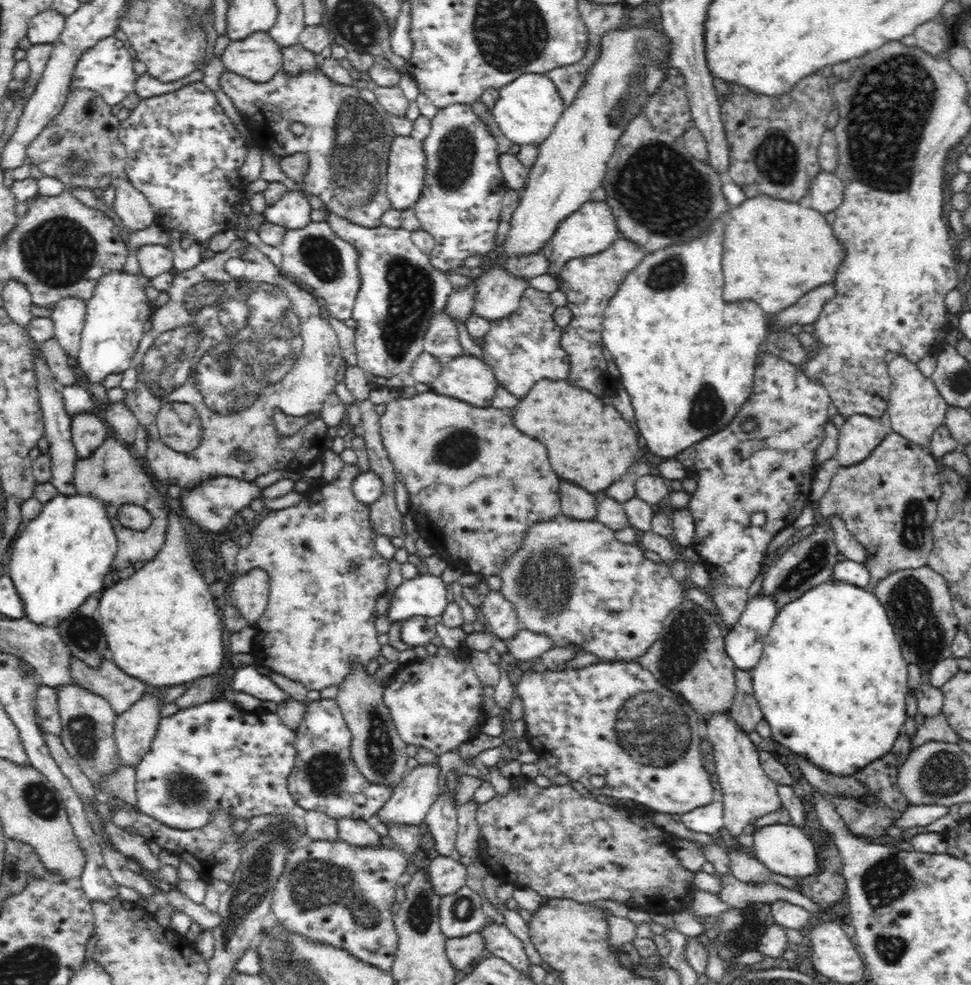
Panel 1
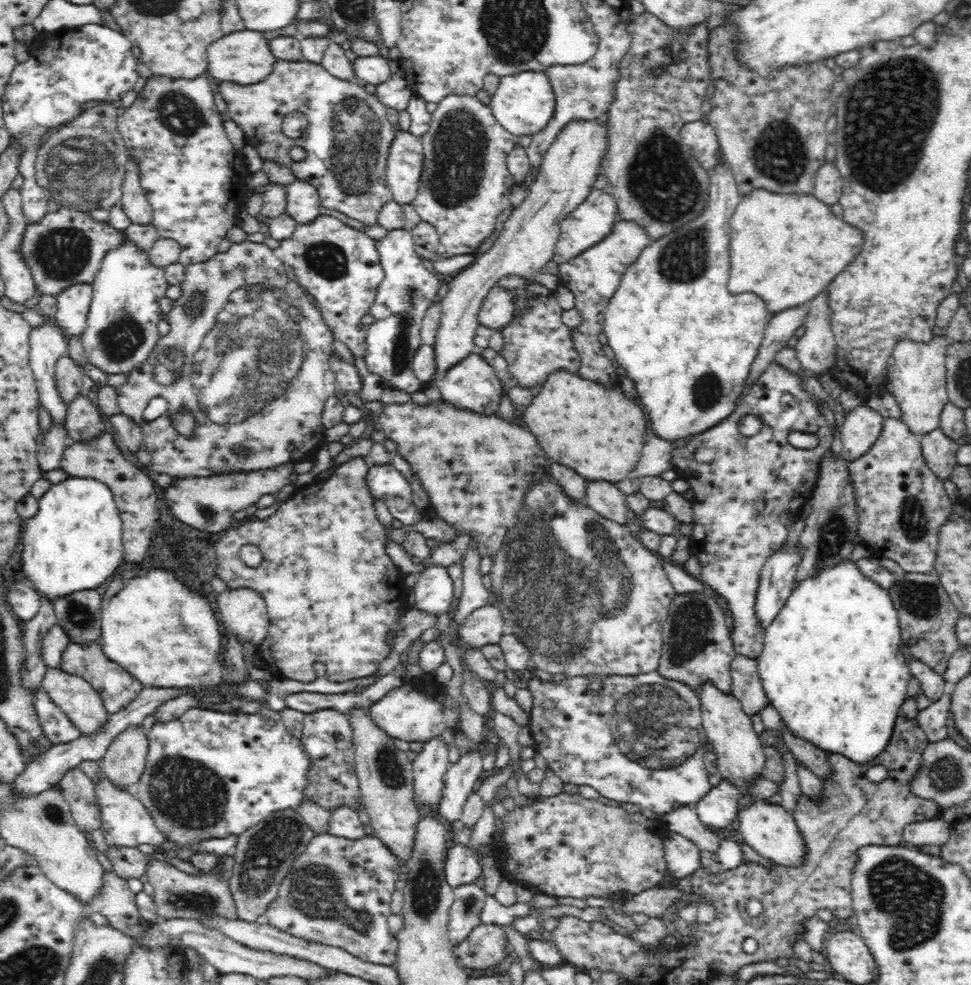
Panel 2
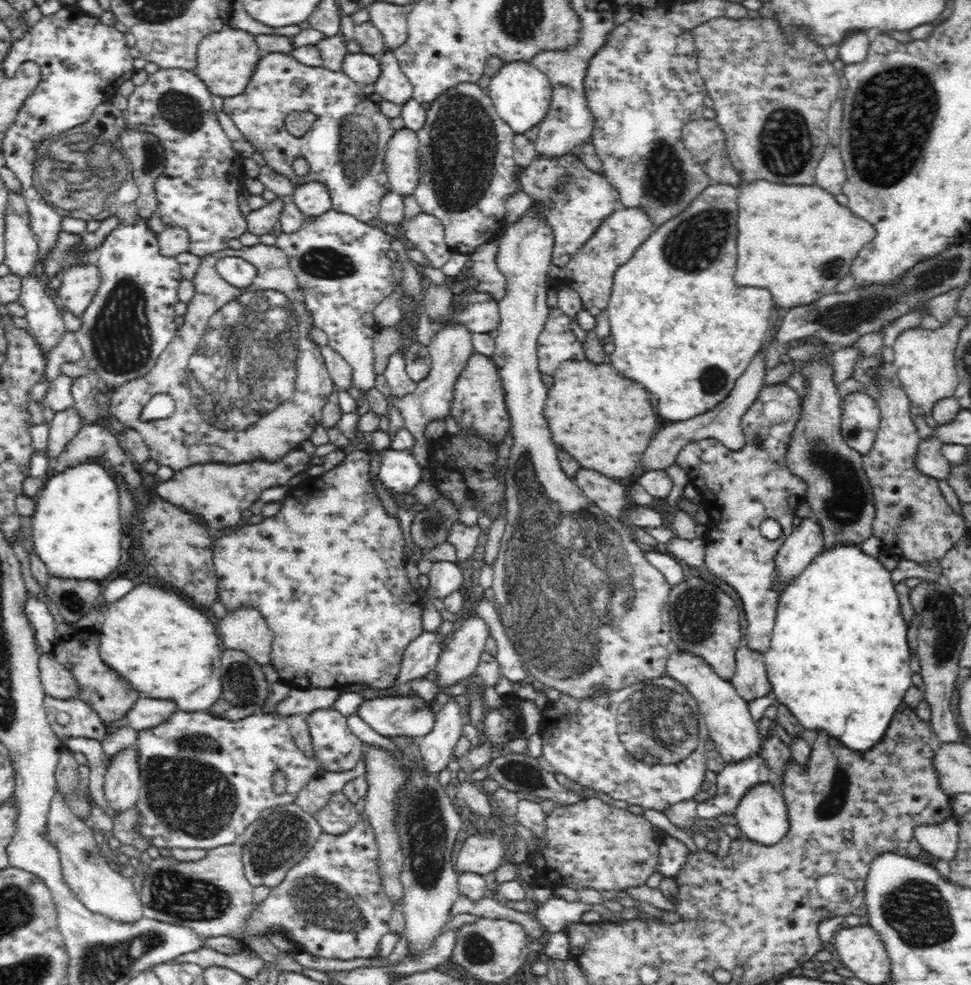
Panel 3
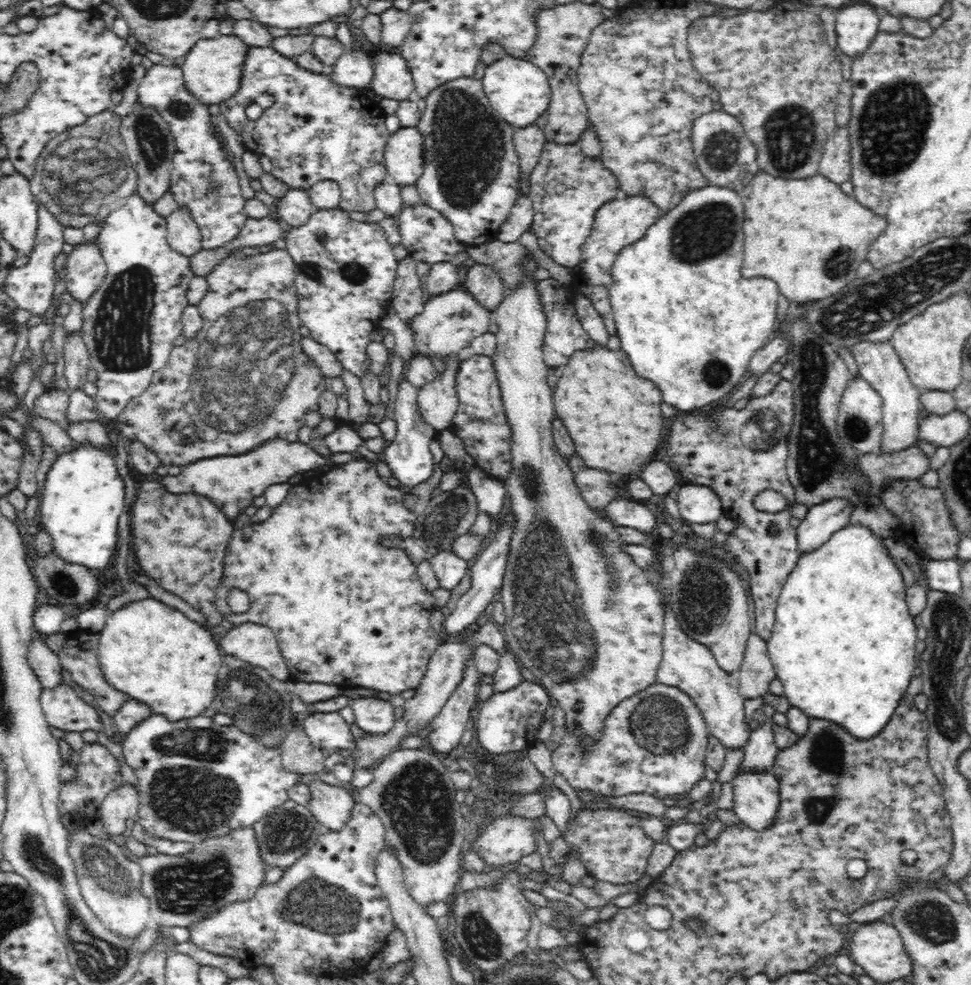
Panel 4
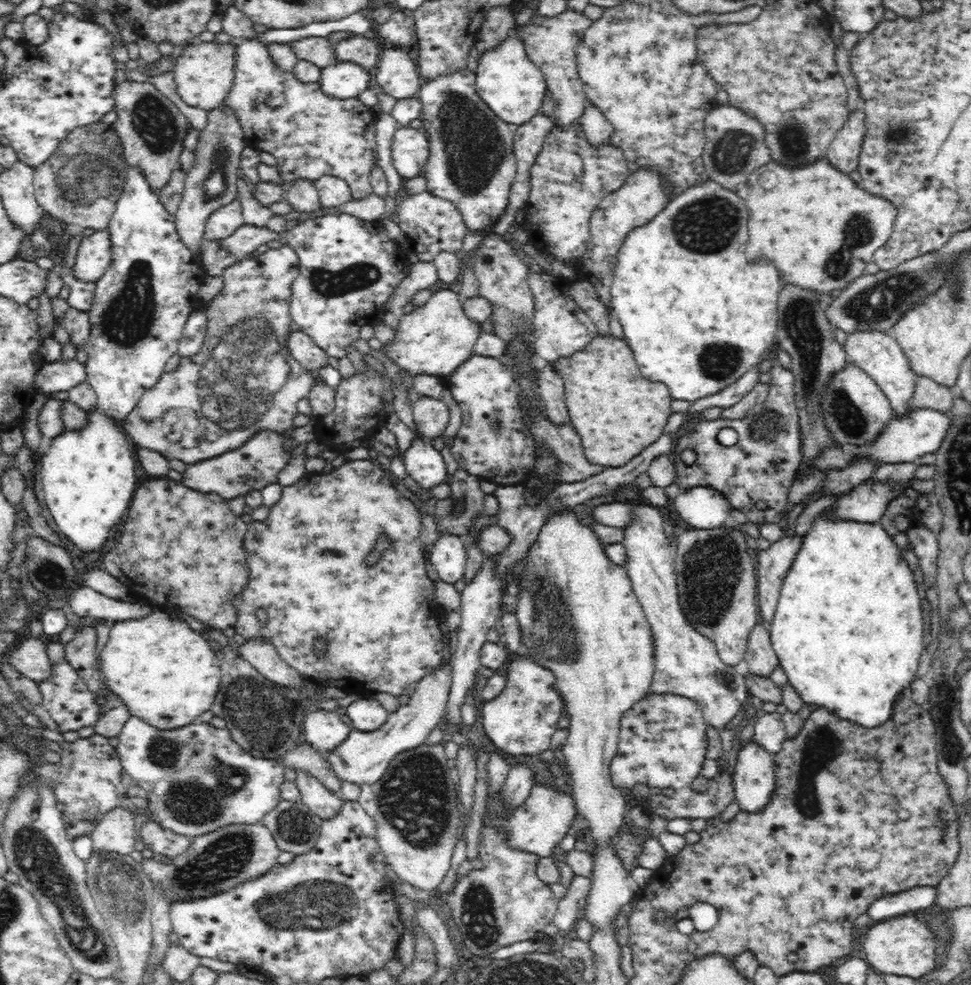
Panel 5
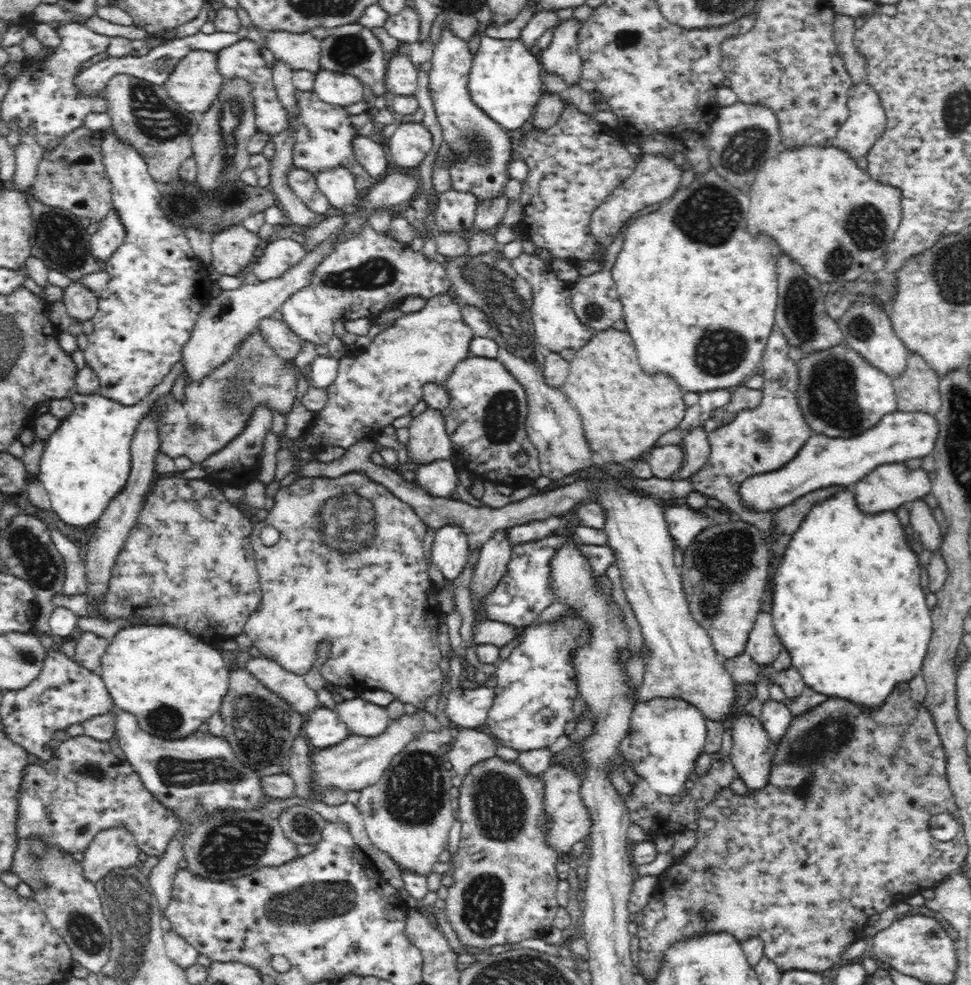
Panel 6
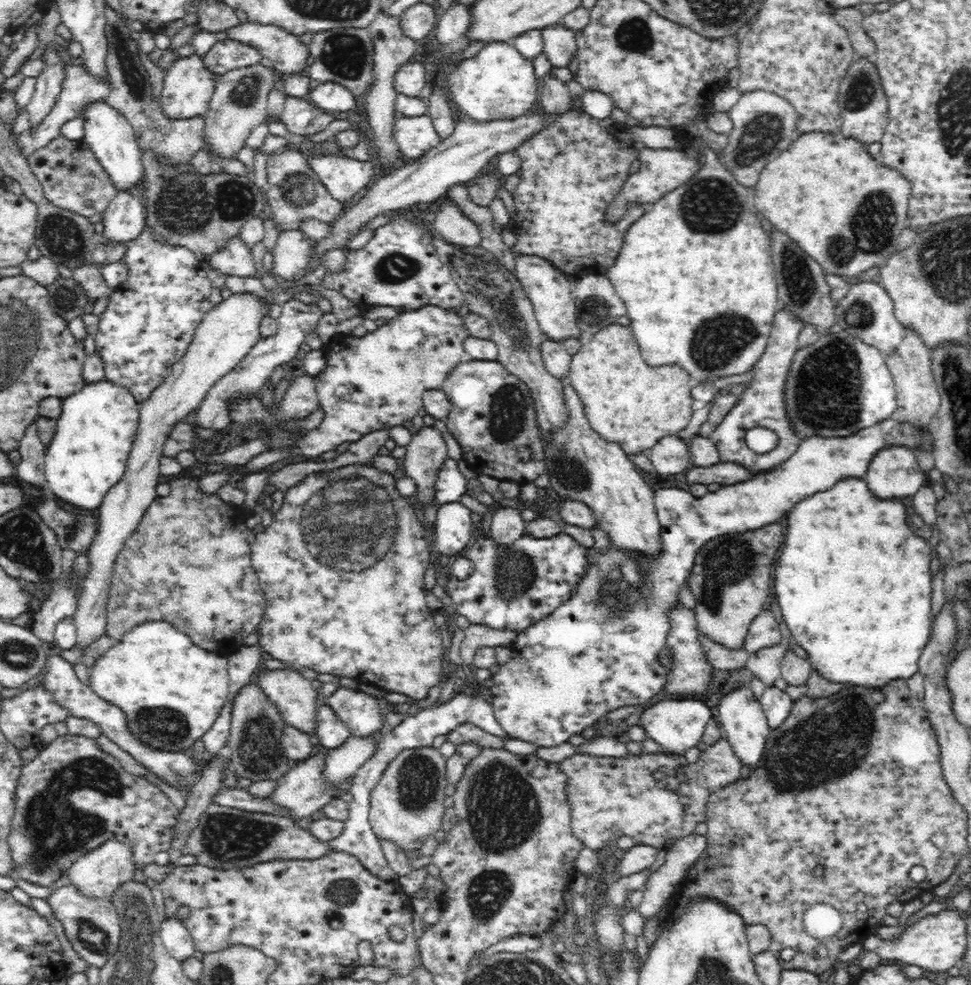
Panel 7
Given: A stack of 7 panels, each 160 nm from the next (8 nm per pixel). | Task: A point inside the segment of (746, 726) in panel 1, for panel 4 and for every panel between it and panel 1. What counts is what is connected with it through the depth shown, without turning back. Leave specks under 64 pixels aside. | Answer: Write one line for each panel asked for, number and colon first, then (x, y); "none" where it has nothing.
2: (746, 683)
3: (750, 680)
4: (756, 672)

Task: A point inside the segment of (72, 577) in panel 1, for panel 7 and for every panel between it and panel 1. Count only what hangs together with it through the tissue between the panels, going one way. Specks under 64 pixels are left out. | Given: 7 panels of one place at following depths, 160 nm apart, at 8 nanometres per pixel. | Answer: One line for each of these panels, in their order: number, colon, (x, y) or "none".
2: (74, 542)
3: (77, 532)
4: (83, 496)
5: (88, 476)
6: (86, 462)
7: (97, 429)

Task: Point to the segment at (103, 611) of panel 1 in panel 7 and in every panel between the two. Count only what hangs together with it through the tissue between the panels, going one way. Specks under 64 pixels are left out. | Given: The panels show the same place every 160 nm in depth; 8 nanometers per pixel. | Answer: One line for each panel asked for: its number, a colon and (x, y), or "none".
2: (144, 628)
3: (166, 649)
4: (160, 658)
5: (167, 674)
6: (172, 682)
7: (170, 691)

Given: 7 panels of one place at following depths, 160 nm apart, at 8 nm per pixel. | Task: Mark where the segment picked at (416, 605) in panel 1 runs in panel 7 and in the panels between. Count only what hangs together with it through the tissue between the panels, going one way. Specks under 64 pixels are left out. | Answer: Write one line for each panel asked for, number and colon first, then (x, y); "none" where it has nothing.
2: (433, 591)
3: (445, 577)
4: (449, 569)
5: (448, 558)
6: (450, 551)
7: (453, 526)

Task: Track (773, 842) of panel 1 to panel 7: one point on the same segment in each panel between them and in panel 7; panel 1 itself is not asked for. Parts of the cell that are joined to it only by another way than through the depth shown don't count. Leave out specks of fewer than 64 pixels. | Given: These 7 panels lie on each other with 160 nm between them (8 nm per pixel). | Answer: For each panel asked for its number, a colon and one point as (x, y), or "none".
2: (769, 829)
3: (761, 814)
4: (755, 793)
5: (754, 778)
6: (753, 748)
7: (739, 713)

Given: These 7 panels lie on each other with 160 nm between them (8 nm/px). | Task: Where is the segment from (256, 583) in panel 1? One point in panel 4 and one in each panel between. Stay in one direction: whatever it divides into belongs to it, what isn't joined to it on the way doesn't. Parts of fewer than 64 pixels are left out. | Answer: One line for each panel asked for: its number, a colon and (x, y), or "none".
2: (243, 611)
3: (244, 630)
4: (256, 644)

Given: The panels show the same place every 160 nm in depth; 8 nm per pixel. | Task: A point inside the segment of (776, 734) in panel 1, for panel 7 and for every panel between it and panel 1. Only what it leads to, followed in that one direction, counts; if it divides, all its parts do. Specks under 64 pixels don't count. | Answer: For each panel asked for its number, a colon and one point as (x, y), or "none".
2: (832, 668)
3: (838, 660)
4: (843, 645)
5: (848, 632)
6: (848, 607)
7: (853, 583)

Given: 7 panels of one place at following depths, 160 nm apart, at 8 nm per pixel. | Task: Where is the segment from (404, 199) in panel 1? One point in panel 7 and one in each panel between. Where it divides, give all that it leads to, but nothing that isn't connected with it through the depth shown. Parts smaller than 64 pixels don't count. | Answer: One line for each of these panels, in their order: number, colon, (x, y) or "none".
2: (404, 168)
3: (402, 160)
4: (404, 153)
5: (410, 147)
6: (410, 143)
7: (415, 135)

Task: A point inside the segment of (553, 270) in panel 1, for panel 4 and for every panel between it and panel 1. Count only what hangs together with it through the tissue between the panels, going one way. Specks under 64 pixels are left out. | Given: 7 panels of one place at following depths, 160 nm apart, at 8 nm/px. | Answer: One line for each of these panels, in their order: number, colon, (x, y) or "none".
2: (587, 224)
3: (572, 200)
4: (567, 187)

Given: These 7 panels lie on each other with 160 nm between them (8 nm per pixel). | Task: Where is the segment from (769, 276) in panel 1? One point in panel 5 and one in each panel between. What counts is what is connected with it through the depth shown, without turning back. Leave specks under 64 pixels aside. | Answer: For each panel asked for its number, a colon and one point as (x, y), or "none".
2: (787, 247)
3: (797, 241)
4: (807, 235)
5: (807, 218)

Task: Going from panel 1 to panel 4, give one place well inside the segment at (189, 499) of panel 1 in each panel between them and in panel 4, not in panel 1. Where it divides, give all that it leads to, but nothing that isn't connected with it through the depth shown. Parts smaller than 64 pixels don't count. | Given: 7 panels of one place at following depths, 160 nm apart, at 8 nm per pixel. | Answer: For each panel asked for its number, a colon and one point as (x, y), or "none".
2: (209, 503)
3: (220, 493)
4: (232, 482)

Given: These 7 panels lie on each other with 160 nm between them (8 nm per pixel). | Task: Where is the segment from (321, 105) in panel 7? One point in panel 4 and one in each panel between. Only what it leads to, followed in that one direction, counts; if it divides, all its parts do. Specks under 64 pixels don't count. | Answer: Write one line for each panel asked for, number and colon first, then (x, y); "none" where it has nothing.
4: (353, 69)
5: (342, 80)
6: (331, 87)

